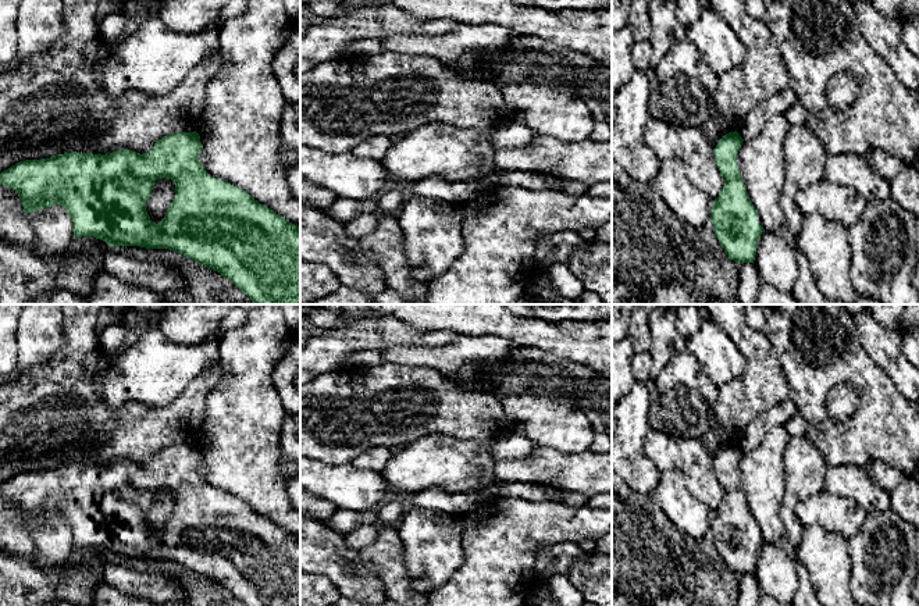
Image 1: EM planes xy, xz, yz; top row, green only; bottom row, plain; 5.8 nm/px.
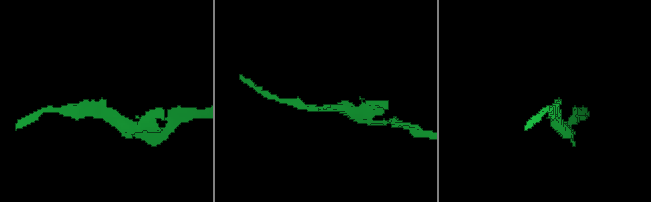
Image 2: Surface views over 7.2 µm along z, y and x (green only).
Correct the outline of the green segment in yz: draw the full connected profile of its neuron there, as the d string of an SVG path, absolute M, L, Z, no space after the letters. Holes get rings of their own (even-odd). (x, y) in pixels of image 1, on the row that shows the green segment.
M726 133L713 149L713 156L724 186L715 199L710 221L713 232L729 259L735 263L754 263L758 240L765 232L758 224L758 211L748 197L737 165L737 154L744 139L740 133Z

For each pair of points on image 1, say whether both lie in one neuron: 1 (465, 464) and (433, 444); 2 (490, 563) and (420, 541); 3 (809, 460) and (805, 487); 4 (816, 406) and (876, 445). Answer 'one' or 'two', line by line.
1: one
2: two
3: one
4: one

